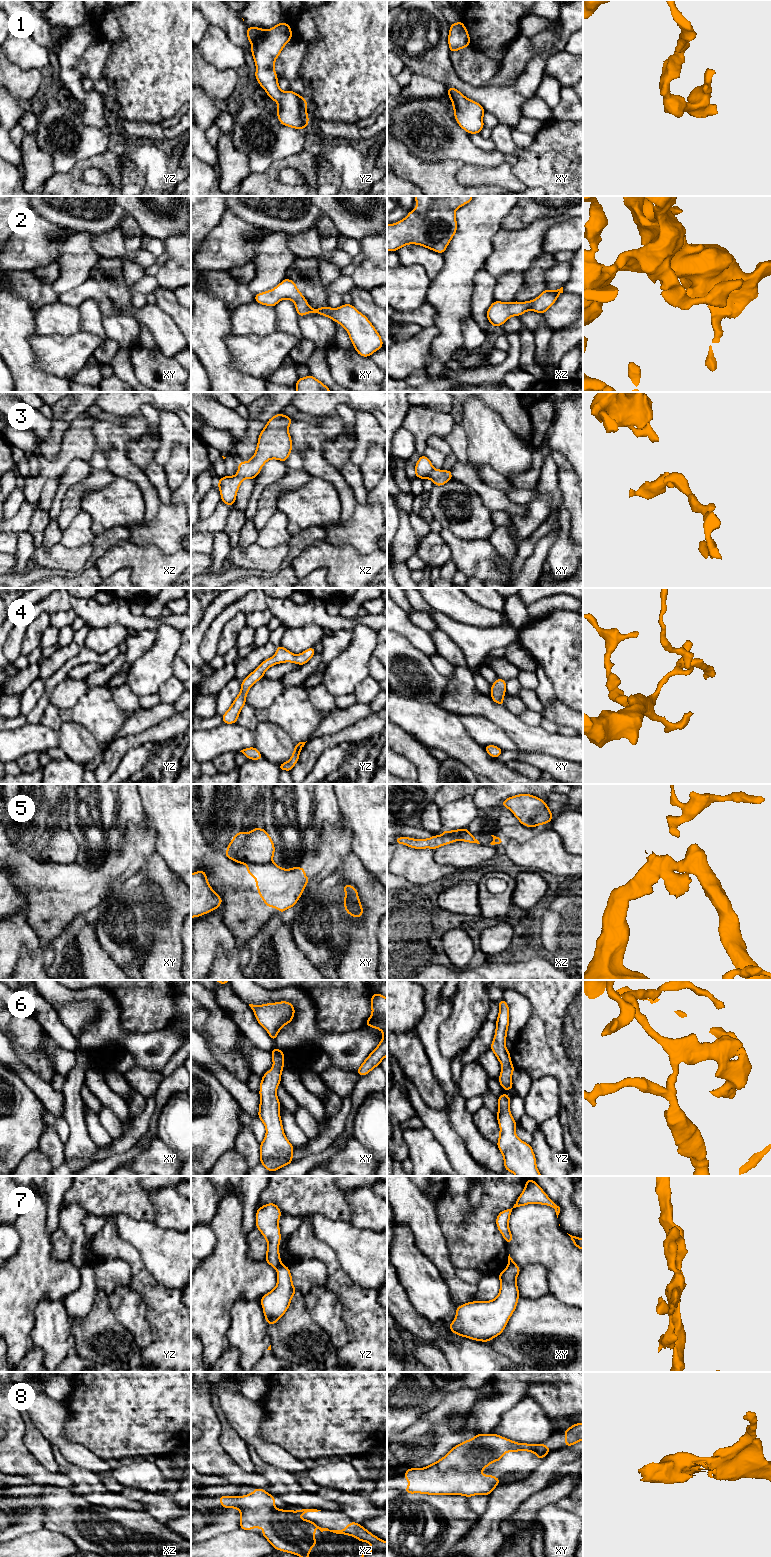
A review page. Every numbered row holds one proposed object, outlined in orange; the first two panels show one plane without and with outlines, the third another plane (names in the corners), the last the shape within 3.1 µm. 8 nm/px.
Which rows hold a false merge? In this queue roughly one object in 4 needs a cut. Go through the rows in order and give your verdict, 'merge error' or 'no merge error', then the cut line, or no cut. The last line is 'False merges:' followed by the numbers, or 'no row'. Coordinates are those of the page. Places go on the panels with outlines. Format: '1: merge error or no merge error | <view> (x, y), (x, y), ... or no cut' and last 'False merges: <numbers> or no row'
1: no merge error | no cut
2: no merge error | no cut
3: no merge error | no cut
4: no merge error | no cut
5: merge error | xy (271, 861), (265, 864), (247, 864)
6: no merge error | no cut
7: merge error | yz (280, 1263), (276, 1268)
8: no merge error | no cut
False merges: 5, 7

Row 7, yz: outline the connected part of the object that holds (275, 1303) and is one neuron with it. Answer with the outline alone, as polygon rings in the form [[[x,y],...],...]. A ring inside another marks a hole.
[[[280,1264],[276,1270],[278,1279],[276,1287],[259,1300],[269,1325],[274,1325],[286,1313],[293,1295],[297,1293],[289,1267]]]

